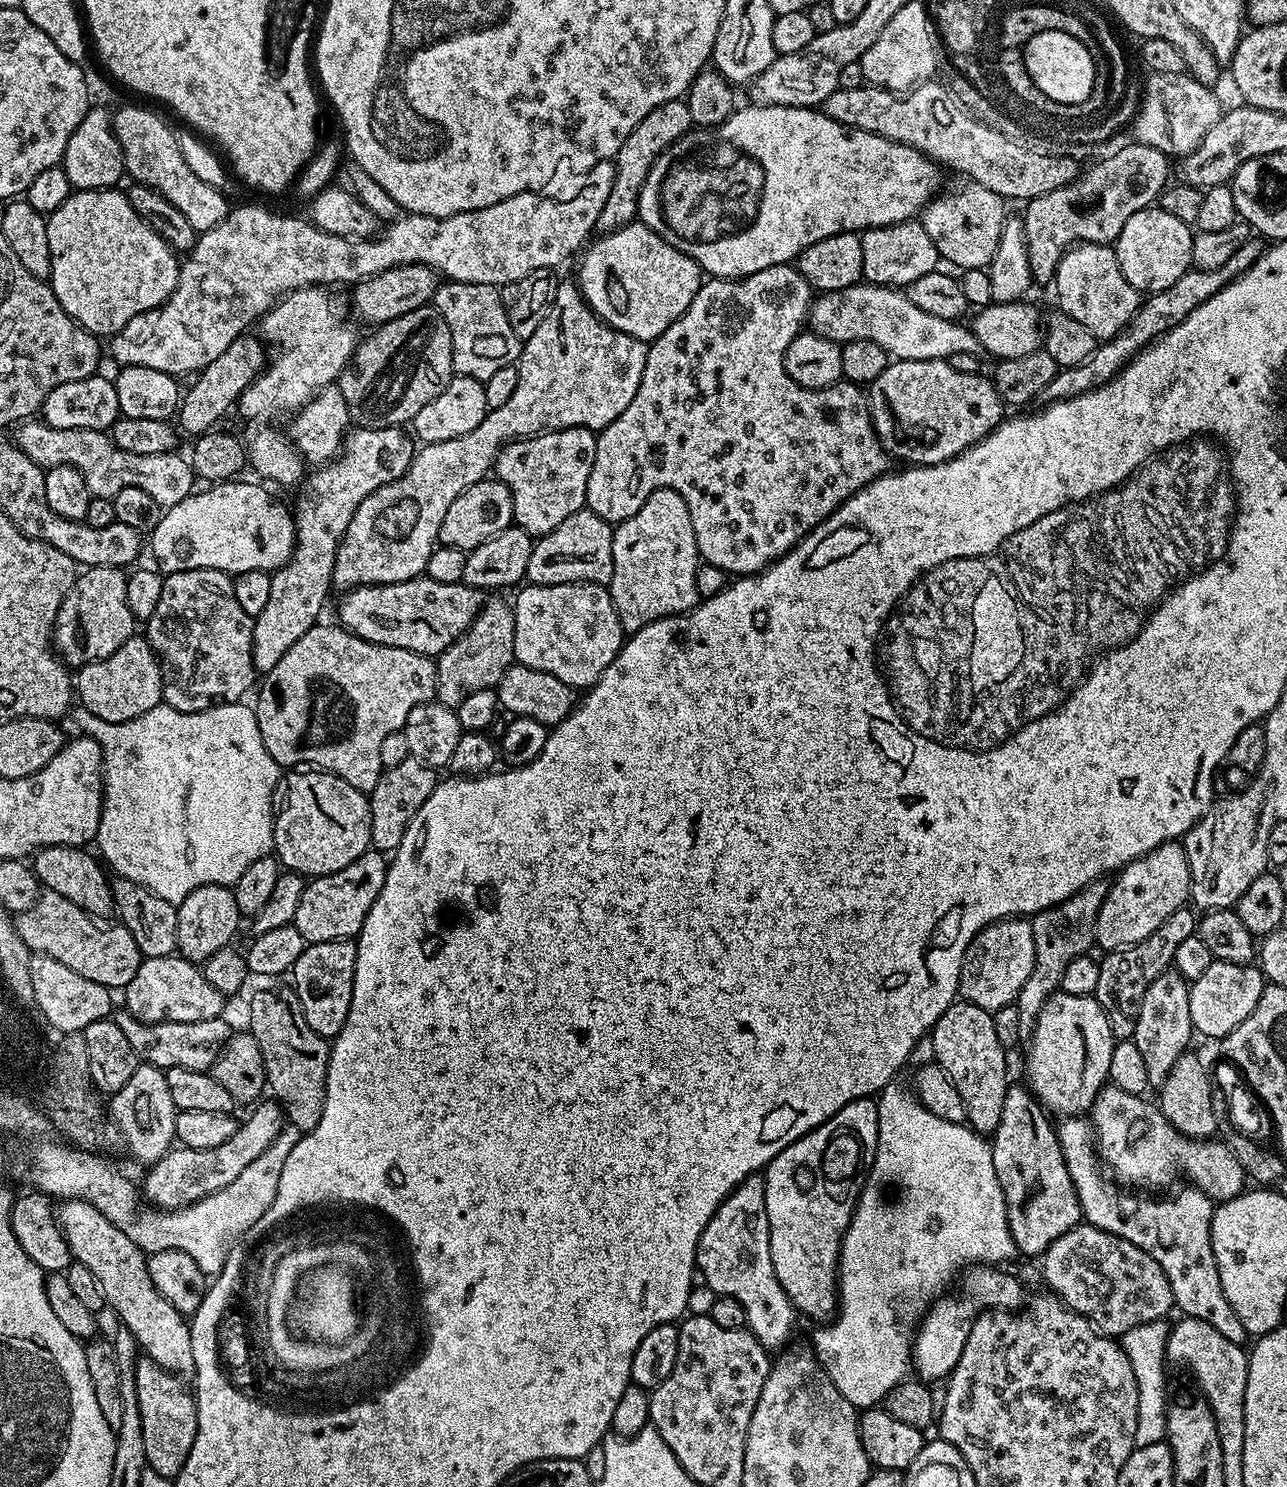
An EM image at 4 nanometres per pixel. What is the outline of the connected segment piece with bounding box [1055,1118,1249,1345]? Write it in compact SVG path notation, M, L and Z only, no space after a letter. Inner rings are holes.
M1064 1118L1059 1123L1055 1125L1056 1137L1062 1146L1062 1154L1078 1194L1083 1219L1093 1228L1134 1243L1154 1258L1169 1279L1175 1307L1181 1308L1184 1316L1198 1318L1214 1326L1222 1338L1230 1338L1230 1342L1243 1345L1249 1339L1248 1331L1242 1322L1238 1322L1230 1302L1226 1302L1226 1294L1222 1294L1222 1282L1214 1262L1214 1250L1210 1242L1214 1201L1191 1186L1184 1186L1181 1192L1156 1201L1152 1201L1148 1194L1121 1190L1102 1167L1091 1123L1084 1118Z

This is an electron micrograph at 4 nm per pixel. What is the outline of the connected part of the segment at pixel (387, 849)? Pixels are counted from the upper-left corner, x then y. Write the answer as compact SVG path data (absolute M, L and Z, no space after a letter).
M409 758L398 762L398 766L385 768L381 771L378 786L368 796L370 806L370 834L372 835L371 847L375 851L385 854L395 853L396 847L402 842L414 814L430 798L430 794L436 789L438 783L437 769L424 764L418 759Z

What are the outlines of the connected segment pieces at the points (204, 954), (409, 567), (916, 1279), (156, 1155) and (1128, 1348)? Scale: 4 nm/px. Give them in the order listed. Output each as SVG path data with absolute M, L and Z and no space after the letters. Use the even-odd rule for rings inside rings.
M223 884L198 886L198 890L186 894L182 903L176 905L176 913L178 914L176 947L179 955L197 966L203 966L218 950L229 947L235 941L232 939L240 928L240 920L242 921L235 891Z
M561 279L556 286L556 301L550 314L546 314L546 318L542 318L542 326L538 326L538 330L523 341L516 368L518 386L514 386L514 394L510 394L510 399L502 402L502 406L489 410L486 418L478 422L470 434L450 438L450 442L423 445L413 455L402 478L374 490L360 503L336 546L333 585L340 590L351 590L361 588L364 584L393 584L416 579L427 569L432 552L438 547L442 518L446 518L450 502L454 502L462 490L474 486L474 482L485 479L493 471L496 455L509 440L539 436L545 430L558 428L599 430L610 426L610 422L614 422L614 418L618 418L618 414L630 406L634 394L638 394L647 357L648 344L645 341L611 328L585 302L573 281L571 284Z
M889 1086L879 1093L876 1109L878 1110L878 1146L874 1166L870 1170L864 1189L860 1192L860 1201L856 1206L856 1213L840 1244L840 1262L838 1265L838 1311L834 1319L827 1326L820 1326L812 1336L812 1344L816 1347L814 1357L830 1382L838 1388L843 1398L859 1410L877 1407L884 1396L898 1382L902 1382L910 1372L910 1353L912 1341L918 1325L924 1318L924 1313L932 1307L934 1298L939 1298L953 1287L954 1281L969 1266L1000 1266L1003 1260L1017 1255L1016 1243L1010 1234L1008 1214L1006 1212L1006 1198L1002 1194L1002 1186L998 1182L998 1174L994 1174L994 1158L992 1145L981 1133L976 1132L967 1123L955 1124L938 1118L926 1106L916 1099L915 1091Z
M142 1062L134 1070L130 1082L122 1090L111 1093L110 1120L116 1123L128 1152L144 1166L157 1164L170 1151L176 1140L176 1113L174 1098L170 1098L170 1086L166 1086L165 1069Z
M1160 1319L1130 1328L1120 1336L1121 1348L1127 1355L1138 1384L1138 1426L1135 1436L1137 1448L1163 1443L1167 1437L1168 1397L1166 1398L1164 1368L1166 1369L1168 1364L1165 1350L1170 1328L1171 1323L1167 1319Z

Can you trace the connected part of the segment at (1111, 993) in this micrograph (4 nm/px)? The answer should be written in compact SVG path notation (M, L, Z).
M1182 907L1174 910L1174 914L1170 914L1170 918L1166 918L1166 922L1162 922L1162 926L1150 934L1150 938L1142 938L1142 942L1125 948L1105 951L1104 957L1099 957L1098 986L1094 995L1098 1006L1102 1006L1106 1014L1106 1022L1110 1022L1110 1030L1116 1040L1131 1040L1135 1037L1142 998L1146 998L1150 982L1169 971L1174 950L1178 950L1184 939L1196 935L1197 923L1197 913L1191 907Z

